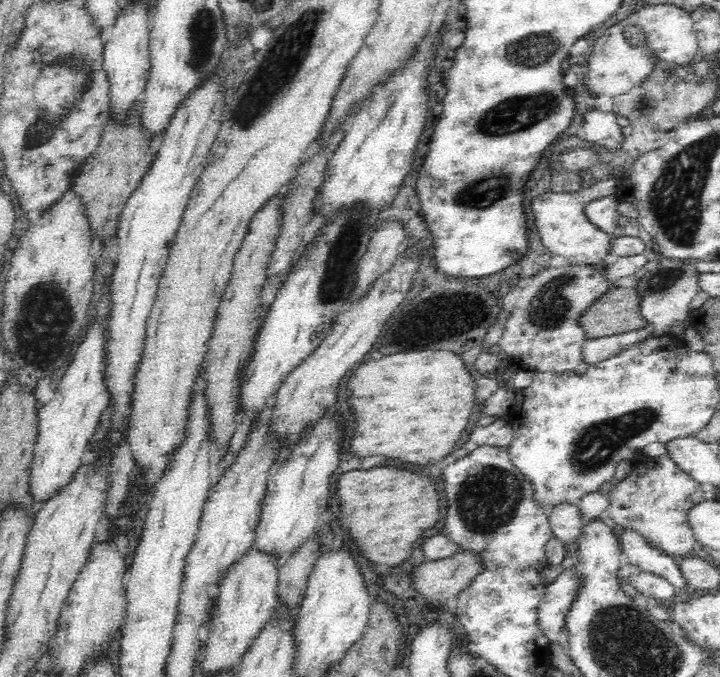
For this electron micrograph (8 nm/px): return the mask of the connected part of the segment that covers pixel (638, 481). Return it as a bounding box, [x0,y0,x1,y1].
[606,452,704,556]

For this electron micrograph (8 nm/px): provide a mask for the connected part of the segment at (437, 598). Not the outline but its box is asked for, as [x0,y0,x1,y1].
[414,549,484,604]

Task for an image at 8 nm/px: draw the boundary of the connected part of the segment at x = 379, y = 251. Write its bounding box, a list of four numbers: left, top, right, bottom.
[350,219,409,303]

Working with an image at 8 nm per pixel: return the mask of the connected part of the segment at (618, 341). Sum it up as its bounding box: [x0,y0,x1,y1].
[582,323,654,365]

